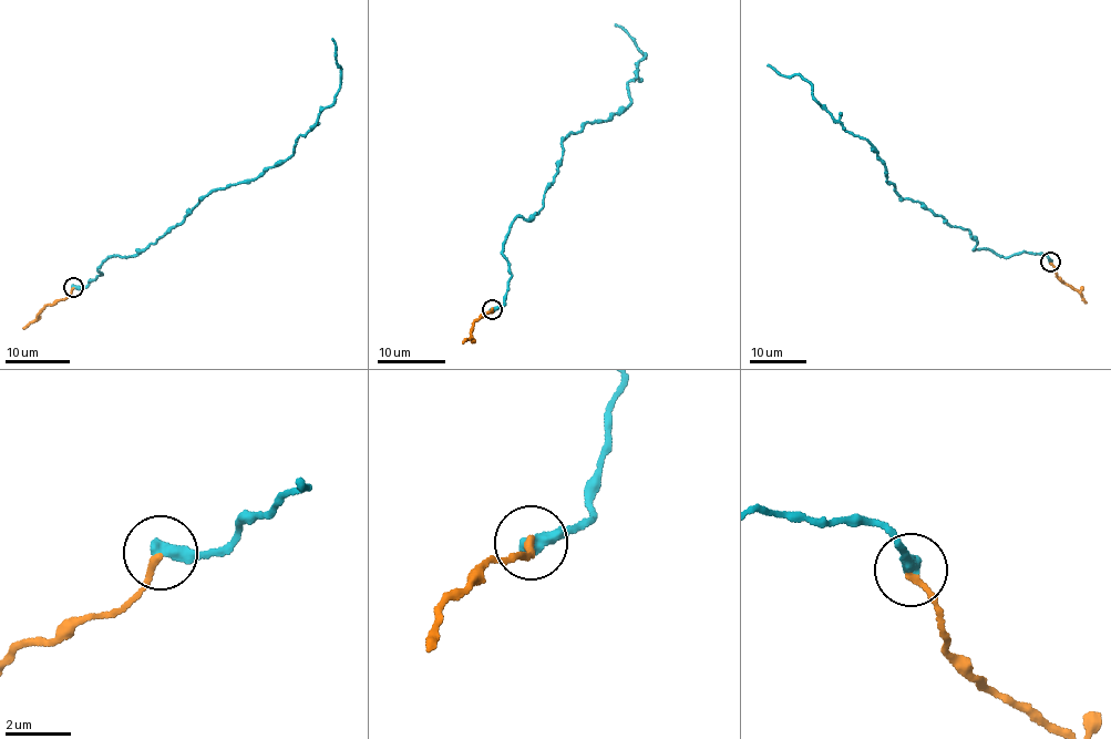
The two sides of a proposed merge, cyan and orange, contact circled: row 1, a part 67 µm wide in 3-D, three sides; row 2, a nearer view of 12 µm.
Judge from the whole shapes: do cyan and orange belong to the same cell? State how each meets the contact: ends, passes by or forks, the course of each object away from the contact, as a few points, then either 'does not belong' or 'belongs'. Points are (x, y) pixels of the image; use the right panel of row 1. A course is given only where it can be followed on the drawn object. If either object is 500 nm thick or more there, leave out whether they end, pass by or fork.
cyan ends there; orange ends there; cyan runs (1050, 262), (1047, 254), (975, 249), (968, 229), (901, 198), (866, 141), (834, 121), (811, 85), (768, 64); orange runs (1050, 262), (1056, 274), (1065, 284), (1078, 289), (1086, 303); belongs

